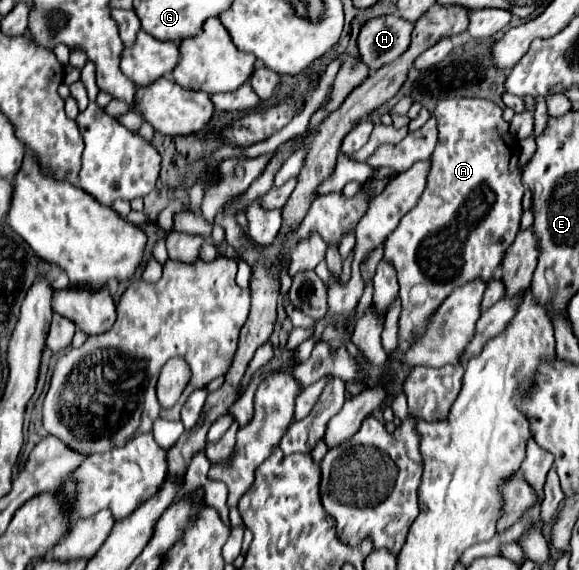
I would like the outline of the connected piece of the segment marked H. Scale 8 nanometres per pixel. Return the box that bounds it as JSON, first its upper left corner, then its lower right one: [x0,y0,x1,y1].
[358,16,414,70]

